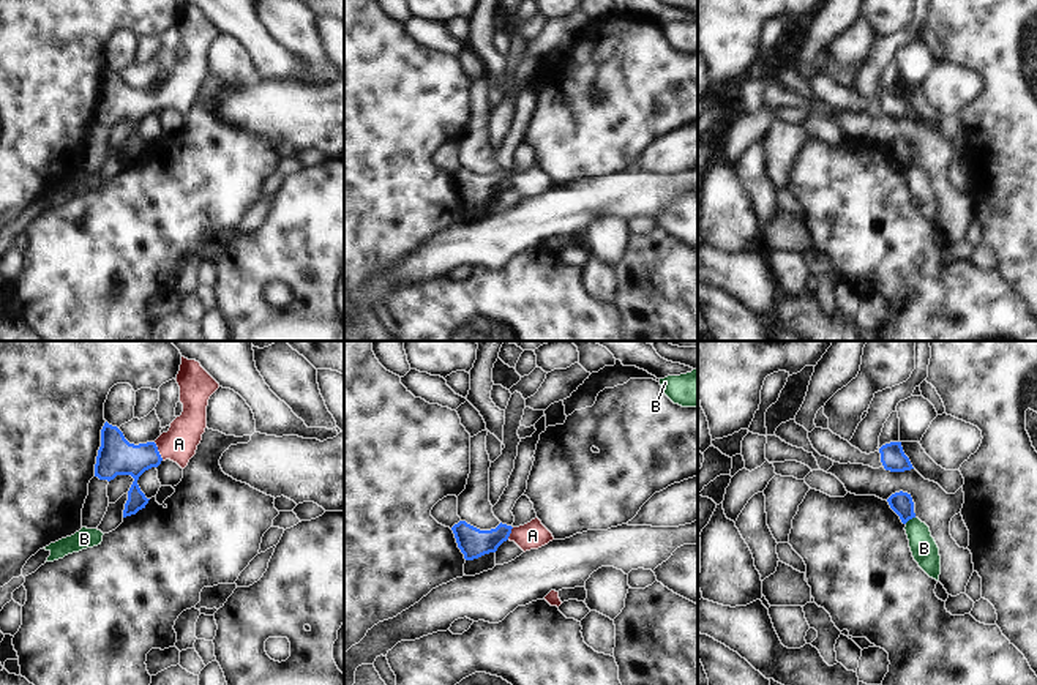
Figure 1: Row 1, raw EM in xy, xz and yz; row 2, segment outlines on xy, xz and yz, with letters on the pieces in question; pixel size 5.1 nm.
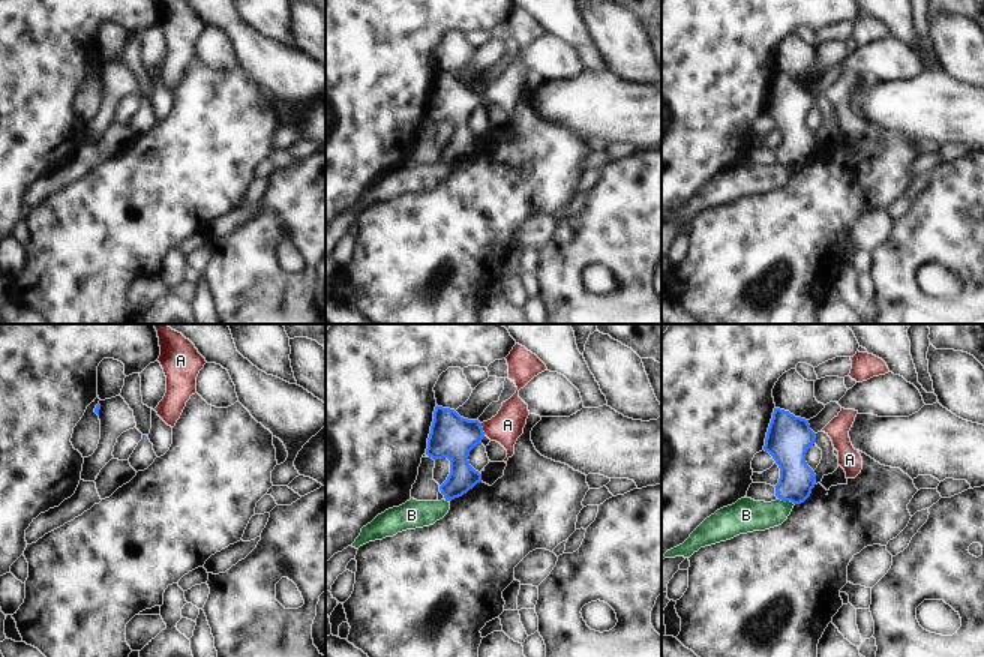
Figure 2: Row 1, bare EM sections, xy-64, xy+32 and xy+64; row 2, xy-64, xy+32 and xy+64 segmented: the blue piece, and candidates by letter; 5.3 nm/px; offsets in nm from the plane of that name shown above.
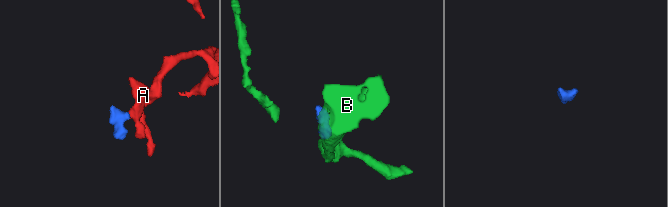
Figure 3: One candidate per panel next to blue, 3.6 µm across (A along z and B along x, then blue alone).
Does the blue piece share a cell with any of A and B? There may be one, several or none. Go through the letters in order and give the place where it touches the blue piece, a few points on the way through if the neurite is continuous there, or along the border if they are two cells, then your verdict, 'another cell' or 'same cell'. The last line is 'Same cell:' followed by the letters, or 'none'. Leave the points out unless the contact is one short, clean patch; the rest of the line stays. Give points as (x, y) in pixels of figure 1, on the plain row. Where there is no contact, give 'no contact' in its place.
A: xy (158, 98) | across xy (116, 103), (146, 103), (158, 98), (168, 92), (179, 90) | same cell
B: yz (909, 164) | along yz (914, 163), (905, 169) | another cell
Same cell: A

